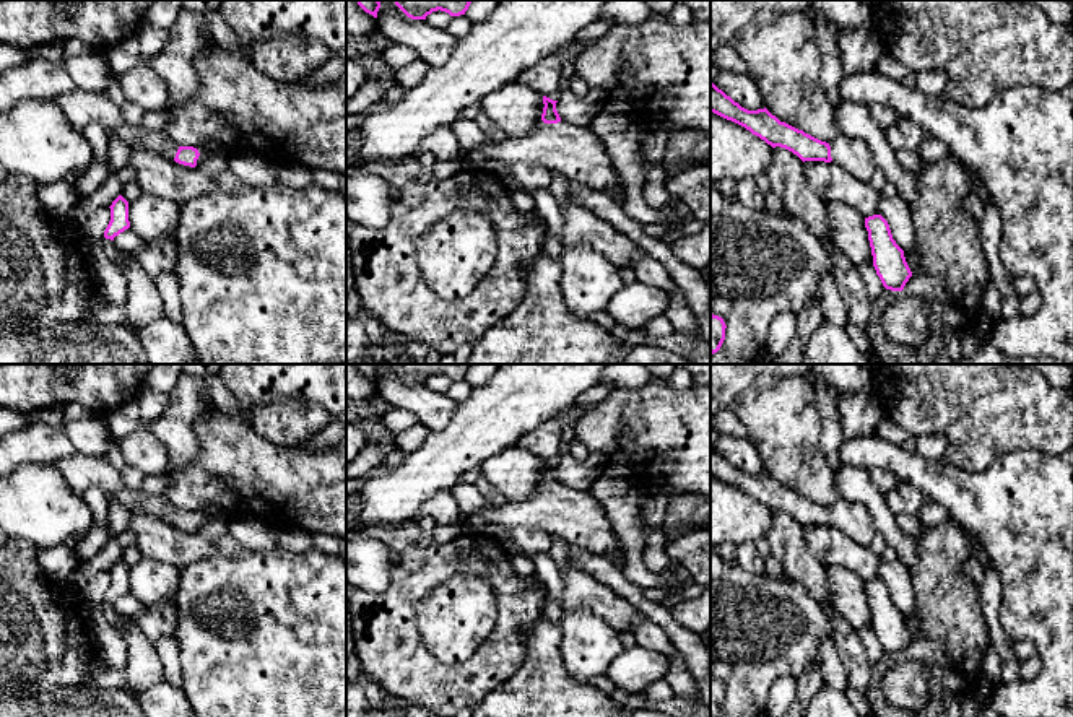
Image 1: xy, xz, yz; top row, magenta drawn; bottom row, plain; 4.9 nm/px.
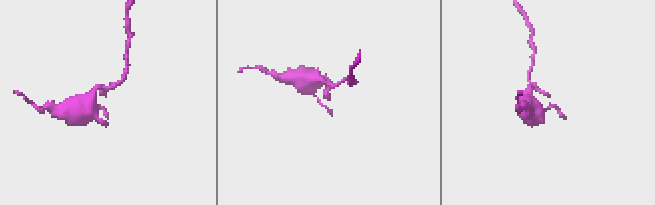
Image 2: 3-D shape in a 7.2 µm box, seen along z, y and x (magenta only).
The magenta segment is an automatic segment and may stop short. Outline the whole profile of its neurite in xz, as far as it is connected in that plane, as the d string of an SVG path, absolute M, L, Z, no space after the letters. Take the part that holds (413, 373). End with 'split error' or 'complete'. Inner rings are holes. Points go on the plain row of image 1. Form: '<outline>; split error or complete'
M393 364L411 384L426 384L432 376L445 376L450 380L465 379L473 364Z; complete

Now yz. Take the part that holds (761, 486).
M710 447L710 476L745 491L772 512L780 511L792 515L803 527L832 525L865 548L878 535L868 507L860 501L841 498L831 507L821 506L803 494L780 486L766 471L758 475L741 471L714 447Z; split error

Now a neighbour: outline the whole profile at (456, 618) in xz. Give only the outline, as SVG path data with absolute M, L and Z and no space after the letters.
M458 572L423 597L416 626L428 652L447 665L468 660L496 626L497 598L491 582Z

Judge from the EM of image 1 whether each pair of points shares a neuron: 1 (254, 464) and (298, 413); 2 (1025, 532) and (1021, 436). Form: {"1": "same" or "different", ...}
{"1": "different", "2": "different"}

